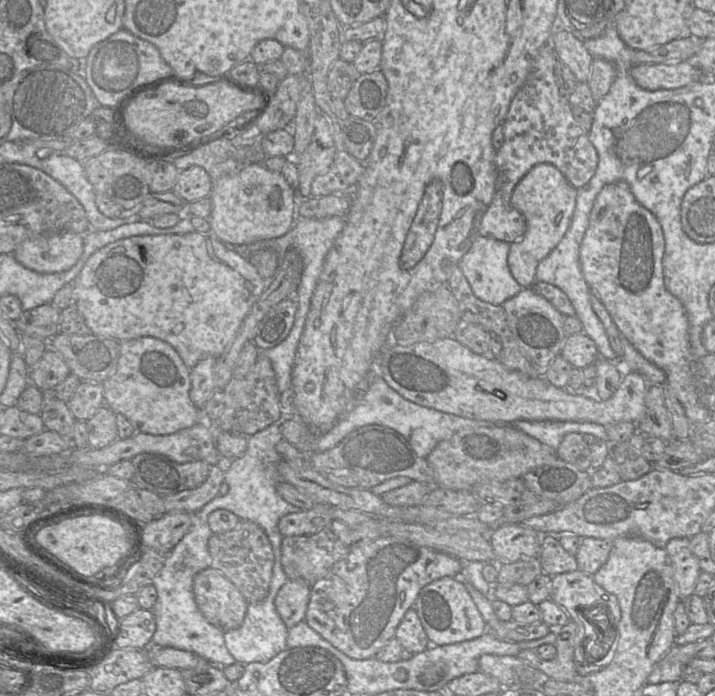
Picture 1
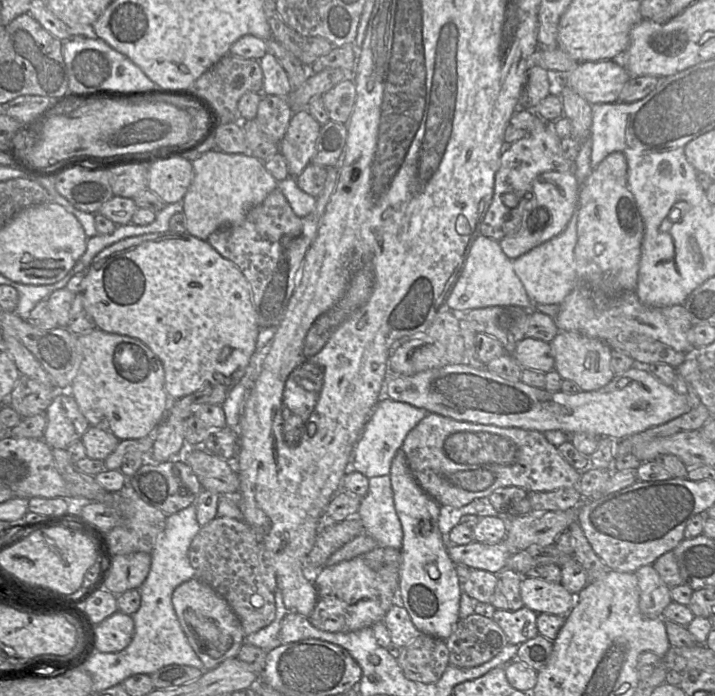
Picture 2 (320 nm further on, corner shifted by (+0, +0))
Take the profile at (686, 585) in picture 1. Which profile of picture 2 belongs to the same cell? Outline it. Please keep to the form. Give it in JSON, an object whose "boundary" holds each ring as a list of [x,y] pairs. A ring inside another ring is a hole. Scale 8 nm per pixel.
{"boundary":[[[645,565],[635,572],[639,587],[639,609],[644,617],[662,617],[663,610],[672,602],[671,589],[653,565]]]}

